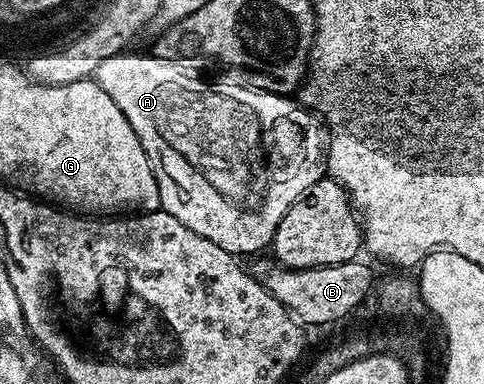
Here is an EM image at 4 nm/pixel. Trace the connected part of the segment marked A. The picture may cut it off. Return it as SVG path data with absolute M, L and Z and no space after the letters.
M131 50L126 54L105 58L105 62L97 66L93 79L101 86L101 90L105 90L105 94L109 94L109 98L113 98L113 102L117 102L117 110L121 110L125 118L129 118L129 126L133 126L133 134L137 134L149 158L151 168L155 171L162 211L173 214L177 222L185 222L185 226L201 234L201 238L209 238L209 242L217 242L217 246L221 246L221 250L226 252L242 254L242 252L259 252L262 248L264 251L270 245L281 218L285 218L285 210L289 210L289 206L293 206L293 202L297 202L297 198L302 192L309 190L313 182L321 179L321 173L325 168L325 145L329 140L328 133L321 127L320 121L291 96L279 96L275 92L260 92L234 82L210 84L199 76L190 76L189 73L182 72L179 67L176 61L166 60L154 54L138 56L135 50Z

